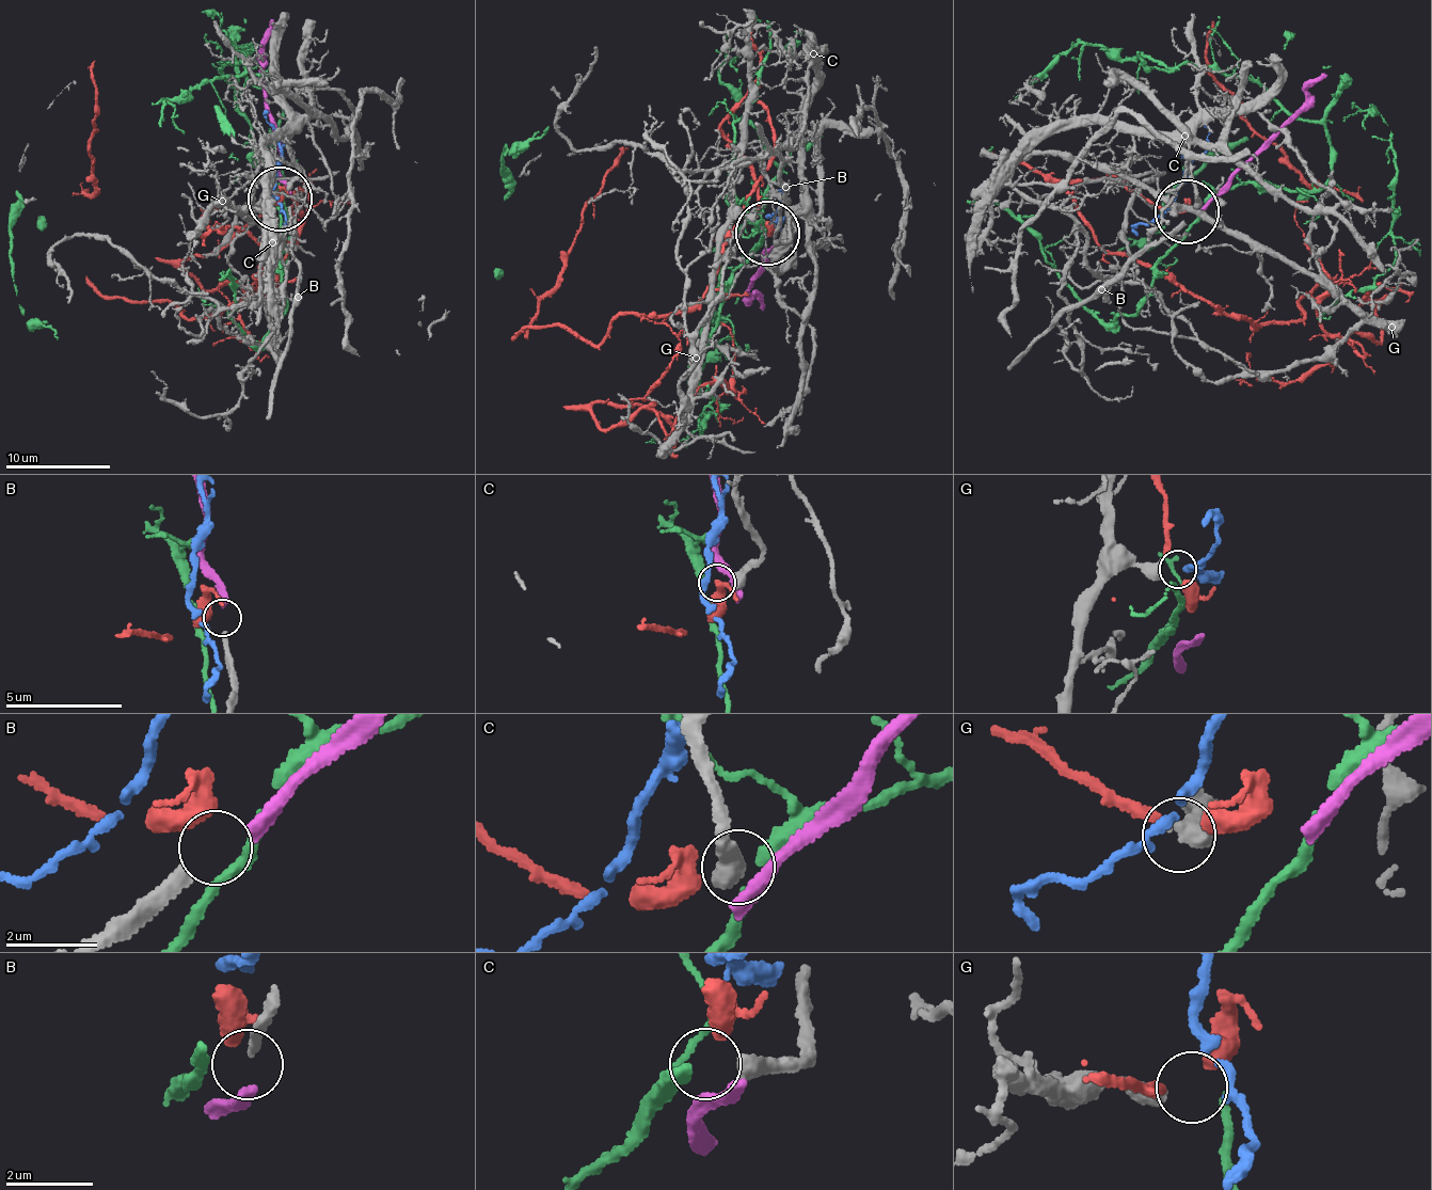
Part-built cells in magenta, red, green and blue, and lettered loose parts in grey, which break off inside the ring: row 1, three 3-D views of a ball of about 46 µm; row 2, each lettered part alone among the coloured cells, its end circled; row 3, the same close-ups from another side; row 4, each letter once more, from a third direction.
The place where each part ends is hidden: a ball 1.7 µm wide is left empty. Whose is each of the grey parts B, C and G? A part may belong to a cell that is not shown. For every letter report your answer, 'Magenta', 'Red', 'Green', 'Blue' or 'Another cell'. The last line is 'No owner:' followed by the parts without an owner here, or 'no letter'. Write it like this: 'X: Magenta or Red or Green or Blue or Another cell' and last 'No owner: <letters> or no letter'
B: Magenta
C: Another cell
G: Blue
No owner: C

